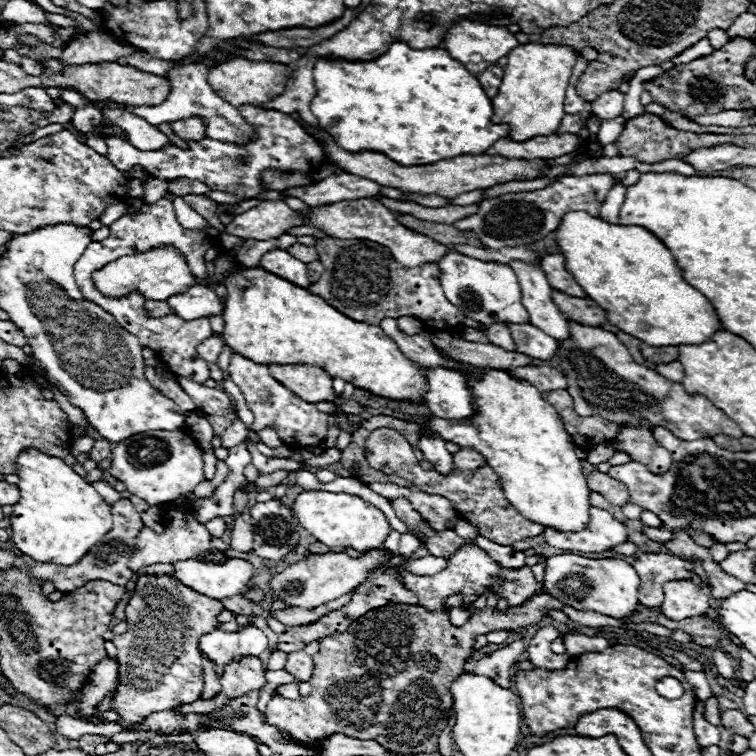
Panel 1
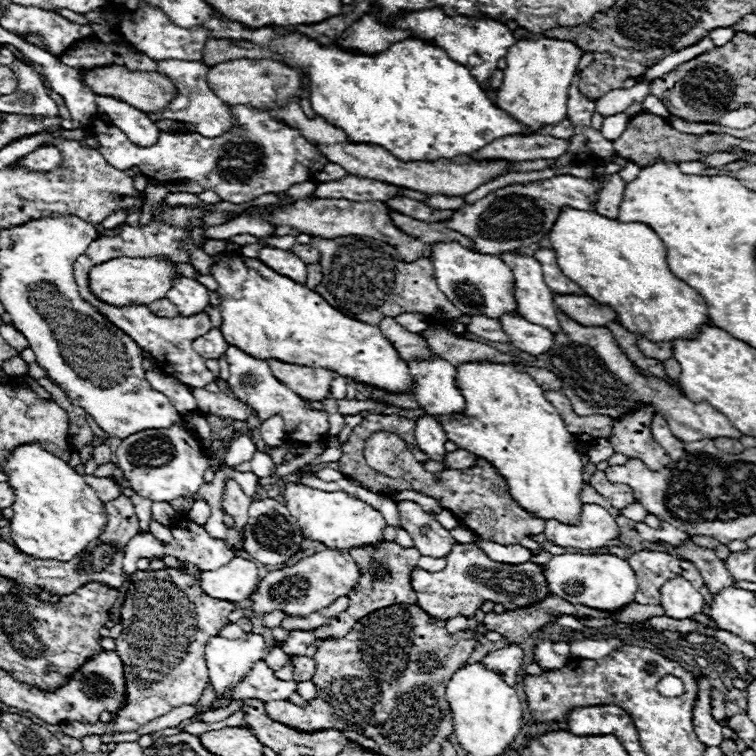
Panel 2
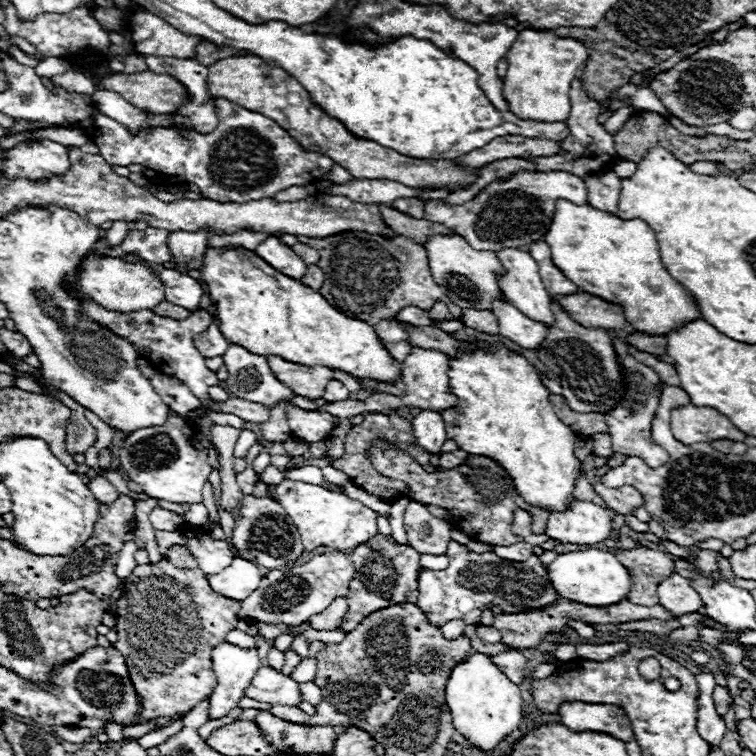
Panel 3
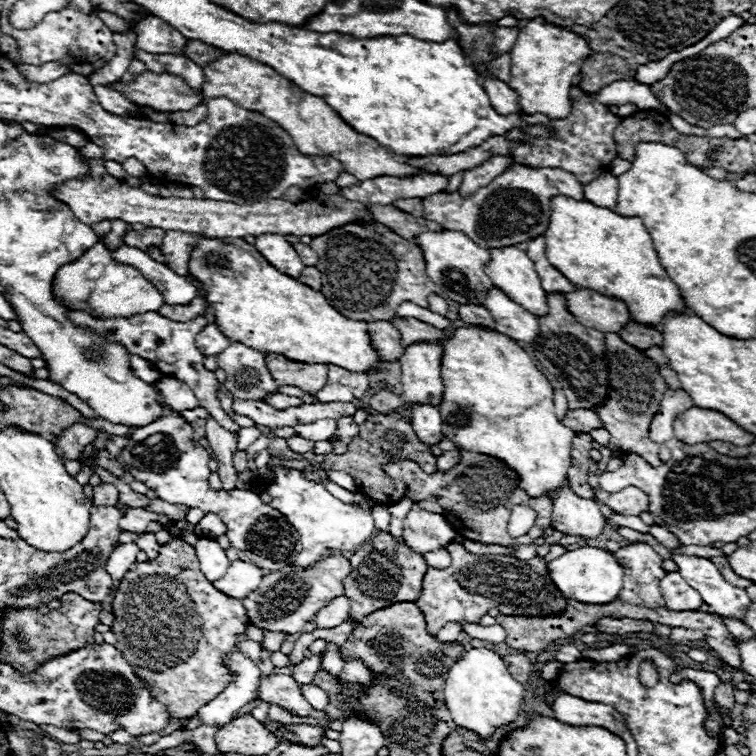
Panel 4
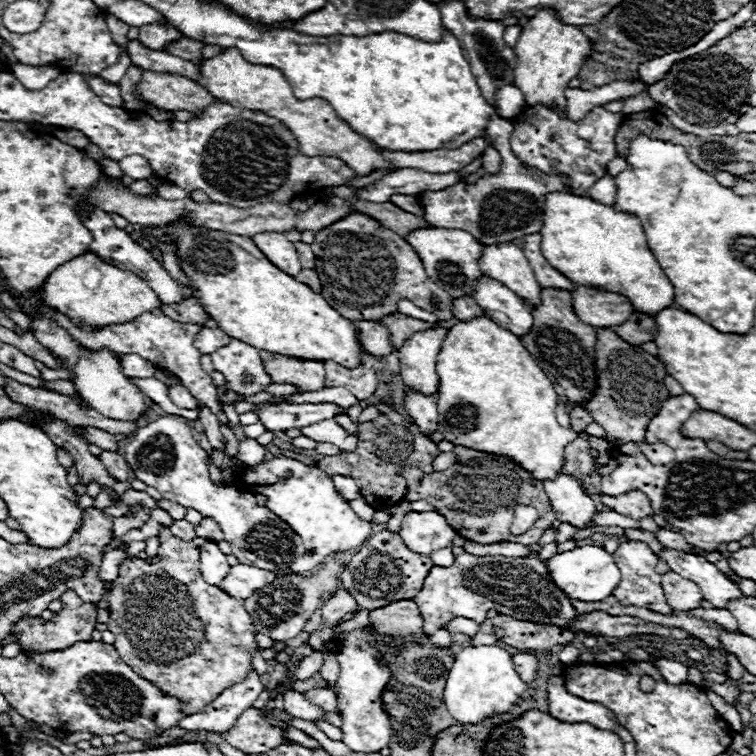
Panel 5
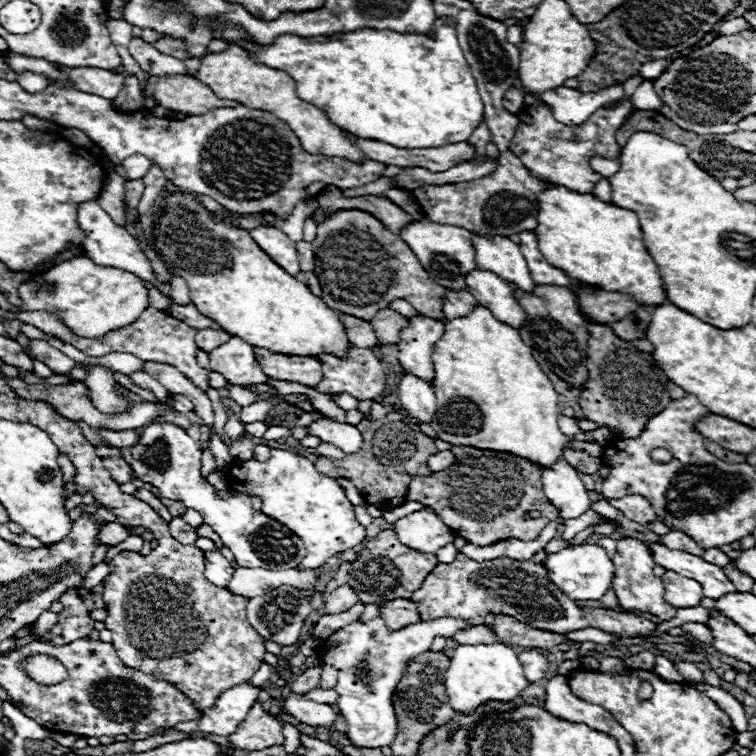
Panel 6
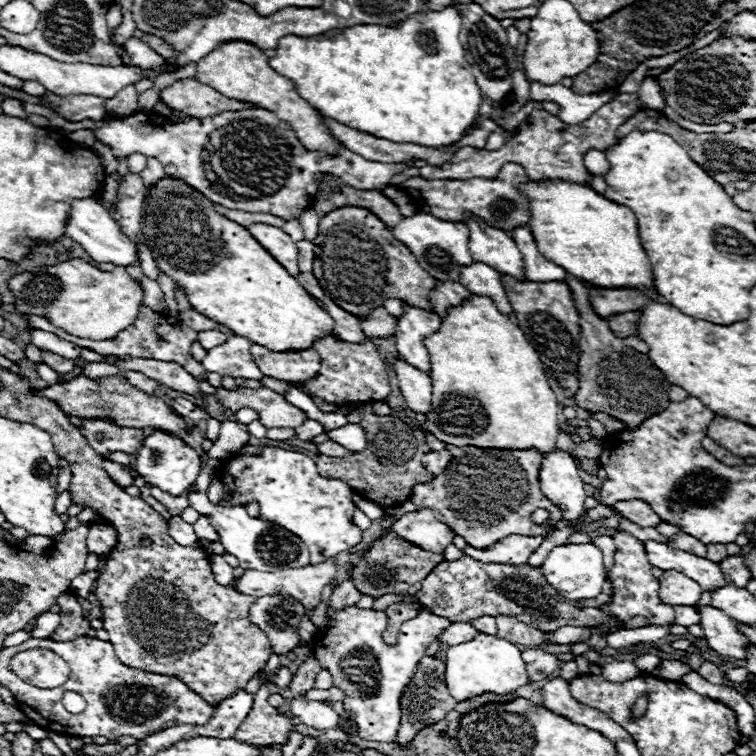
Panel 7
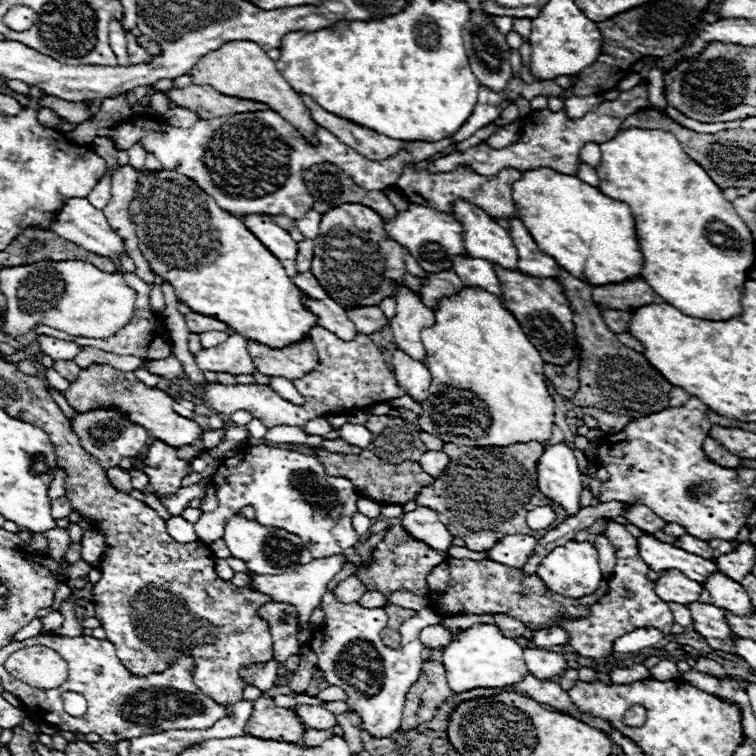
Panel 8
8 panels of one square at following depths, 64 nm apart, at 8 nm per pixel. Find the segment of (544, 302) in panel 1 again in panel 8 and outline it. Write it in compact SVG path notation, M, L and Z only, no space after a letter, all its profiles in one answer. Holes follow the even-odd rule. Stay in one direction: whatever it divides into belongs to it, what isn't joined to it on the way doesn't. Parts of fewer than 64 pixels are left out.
M460 200L452 204L452 214L464 226L464 248L470 256L500 264L506 270L516 270L518 252L510 234L488 218L484 210Z

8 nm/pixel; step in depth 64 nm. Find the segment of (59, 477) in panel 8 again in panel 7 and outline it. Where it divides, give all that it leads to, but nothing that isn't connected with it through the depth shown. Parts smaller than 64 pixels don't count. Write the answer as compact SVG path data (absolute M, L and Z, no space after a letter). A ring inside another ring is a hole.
M60 460L60 478L58 478L58 484L56 484L56 494L66 492L66 490L68 490L68 486L70 486L70 480L72 480L70 466L68 466L68 462Z

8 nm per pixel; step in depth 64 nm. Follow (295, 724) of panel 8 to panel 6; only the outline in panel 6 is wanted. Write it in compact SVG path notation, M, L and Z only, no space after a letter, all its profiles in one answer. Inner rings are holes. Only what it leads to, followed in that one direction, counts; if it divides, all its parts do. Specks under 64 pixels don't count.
M256 700L256 706L248 712L248 716L238 724L236 732L228 736L228 742L232 742L240 750L264 750L276 744L284 742L282 736L282 722L272 718L260 700Z

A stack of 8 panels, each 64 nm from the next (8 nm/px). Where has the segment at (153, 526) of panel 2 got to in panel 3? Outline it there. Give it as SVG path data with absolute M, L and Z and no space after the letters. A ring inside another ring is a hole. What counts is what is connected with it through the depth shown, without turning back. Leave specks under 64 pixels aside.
M155 530L155 540L159 546L160 553L166 558L166 550L181 541L188 541L188 538L179 534L178 531Z

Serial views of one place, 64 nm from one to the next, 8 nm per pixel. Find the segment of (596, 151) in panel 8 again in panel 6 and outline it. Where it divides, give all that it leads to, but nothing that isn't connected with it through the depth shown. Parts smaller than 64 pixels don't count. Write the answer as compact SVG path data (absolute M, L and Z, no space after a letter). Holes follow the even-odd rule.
M592 156L592 158L590 158L590 164L592 164L594 170L598 170L598 174L604 176L604 178L612 176L612 174L618 170L618 162L606 160L606 158L600 158L600 156Z

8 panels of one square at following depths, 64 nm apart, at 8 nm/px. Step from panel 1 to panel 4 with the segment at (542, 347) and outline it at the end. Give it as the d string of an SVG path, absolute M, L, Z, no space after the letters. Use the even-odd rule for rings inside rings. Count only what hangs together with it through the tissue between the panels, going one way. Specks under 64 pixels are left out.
M494 286L488 290L484 308L494 316L498 332L516 338L518 342L532 342L538 336L536 318L528 314L528 310L524 310L520 304L512 302L512 298L508 298L508 294L504 294L500 288Z

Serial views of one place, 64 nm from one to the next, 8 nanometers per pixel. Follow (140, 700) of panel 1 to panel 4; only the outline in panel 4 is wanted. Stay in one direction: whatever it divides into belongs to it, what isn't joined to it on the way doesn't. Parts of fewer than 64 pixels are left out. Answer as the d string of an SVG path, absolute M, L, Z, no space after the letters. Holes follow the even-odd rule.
M172 538L160 548L156 560L134 562L118 582L112 600L114 622L110 630L118 636L116 648L124 654L132 670L144 680L154 698L168 706L174 718L188 718L196 714L204 704L208 704L228 682L232 682L232 674L224 664L224 654L238 650L236 638L246 636L250 626L242 600L230 598L216 590L200 572L200 564L196 558L196 550L182 542L180 538Z

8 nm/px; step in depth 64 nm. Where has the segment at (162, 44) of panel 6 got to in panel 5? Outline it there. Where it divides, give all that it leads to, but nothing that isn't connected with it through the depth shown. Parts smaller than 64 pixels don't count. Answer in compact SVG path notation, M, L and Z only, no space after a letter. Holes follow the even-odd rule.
M182 36L180 40L176 40L176 42L170 42L168 46L164 46L164 50L168 52L168 54L176 54L176 56L180 56L180 58L188 58L190 62L198 62L200 58L202 58L202 42L196 42L196 40L192 40L192 38L186 38L186 36Z

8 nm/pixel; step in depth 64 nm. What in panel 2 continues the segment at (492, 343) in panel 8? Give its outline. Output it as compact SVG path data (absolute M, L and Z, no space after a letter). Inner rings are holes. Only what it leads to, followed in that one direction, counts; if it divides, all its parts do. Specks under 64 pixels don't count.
M466 362L466 364L458 364L456 366L456 388L460 388L460 394L464 394L464 400L466 400L466 406L464 406L464 412L460 414L446 414L442 416L444 420L442 426L444 426L444 432L446 432L446 438L456 442L458 448L462 450L472 450L472 454L480 456L480 458L486 458L488 462L492 462L496 466L496 470L506 478L508 482L508 490L512 494L512 498L522 506L526 508L528 512L534 512L536 516L544 518L544 520L550 520L550 518L556 518L560 522L578 522L578 516L580 516L580 510L582 510L582 502L578 498L580 490L582 490L582 458L576 454L576 446L574 446L574 436L566 430L562 418L556 414L554 406L544 398L544 390L534 382L534 378L528 374L528 372L522 372L520 366L516 364L492 364L492 362Z

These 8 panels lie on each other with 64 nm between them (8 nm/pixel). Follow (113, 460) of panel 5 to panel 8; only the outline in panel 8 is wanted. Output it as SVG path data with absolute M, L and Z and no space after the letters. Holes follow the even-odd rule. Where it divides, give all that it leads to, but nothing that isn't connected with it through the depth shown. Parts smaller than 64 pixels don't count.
M108 468L108 470L106 470L106 476L108 476L108 480L112 482L112 486L114 486L116 490L126 492L126 494L132 492L130 474L128 474L126 470L122 470L122 468Z

